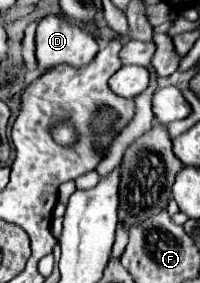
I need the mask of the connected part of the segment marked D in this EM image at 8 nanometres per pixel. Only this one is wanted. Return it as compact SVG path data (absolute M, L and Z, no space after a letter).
M46 16L36 30L38 72L48 72L60 64L84 66L98 52L98 42L84 26L72 24L64 16Z

